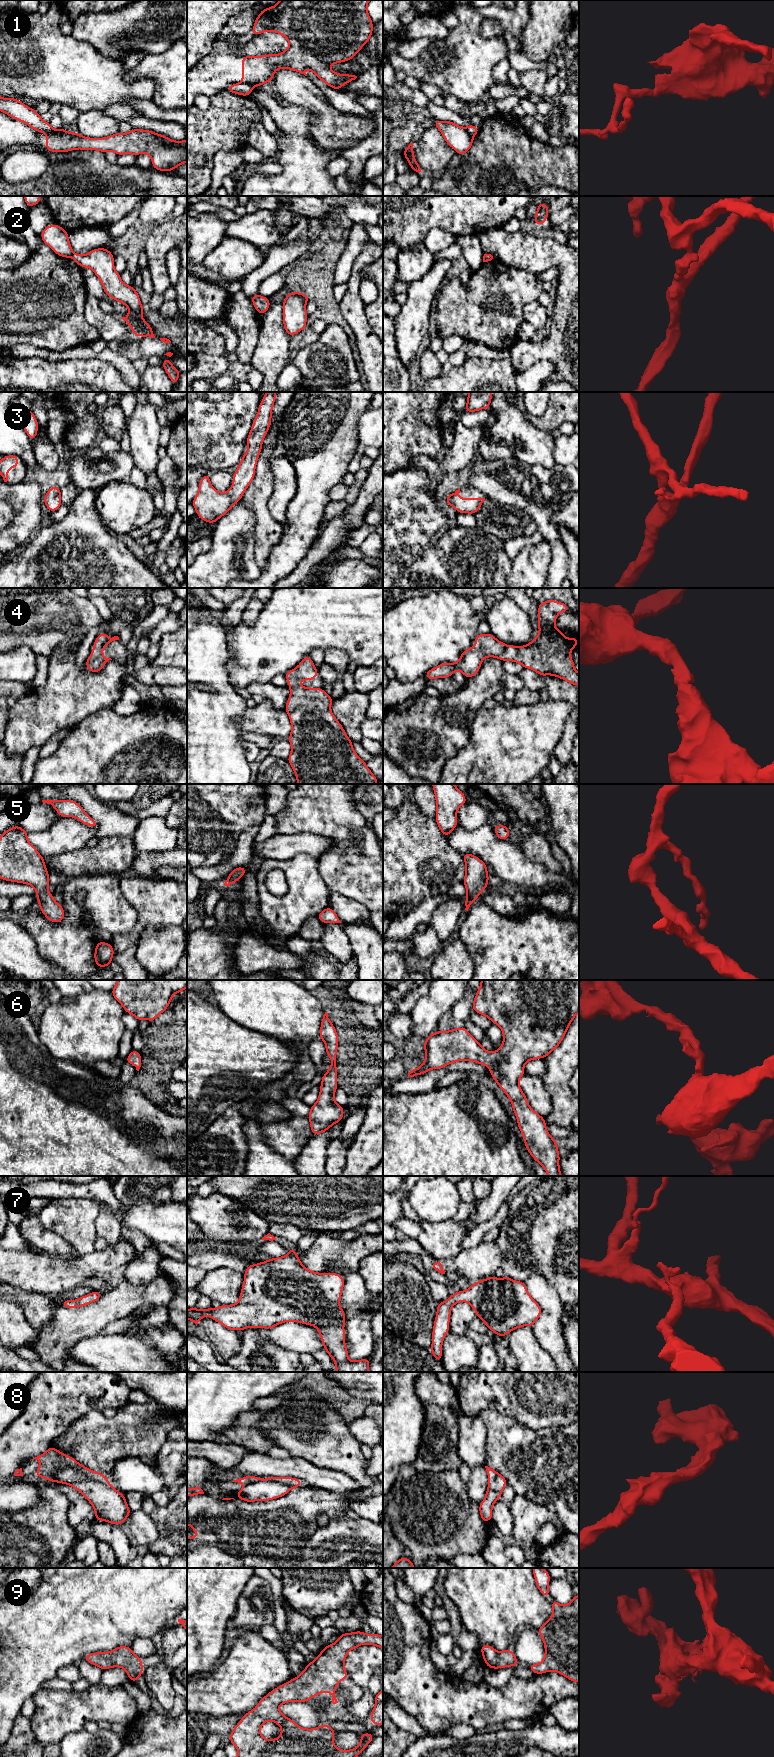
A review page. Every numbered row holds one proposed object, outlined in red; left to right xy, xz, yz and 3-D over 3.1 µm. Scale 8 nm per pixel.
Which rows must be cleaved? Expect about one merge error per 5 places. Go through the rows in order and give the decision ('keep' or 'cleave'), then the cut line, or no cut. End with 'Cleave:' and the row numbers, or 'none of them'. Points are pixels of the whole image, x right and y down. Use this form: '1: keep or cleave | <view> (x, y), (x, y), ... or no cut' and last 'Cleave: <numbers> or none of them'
1: cleave | yz (464, 128), (472, 138)
2: cleave | xy (73, 253), (70, 256)
3: keep | no cut
4: keep | no cut
5: keep | no cut
6: keep | no cut
7: keep | no cut
8: keep | no cut
9: keep | no cut
Cleave: 1, 2

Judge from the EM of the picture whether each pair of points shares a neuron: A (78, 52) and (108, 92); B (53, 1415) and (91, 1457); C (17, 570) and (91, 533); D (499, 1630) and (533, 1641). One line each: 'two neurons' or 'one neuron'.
A: one neuron
B: two neurons
C: one neuron
D: two neurons

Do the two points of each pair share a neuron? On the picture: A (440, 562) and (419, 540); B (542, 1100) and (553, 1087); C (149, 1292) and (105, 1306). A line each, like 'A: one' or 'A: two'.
A: two
B: two
C: one

